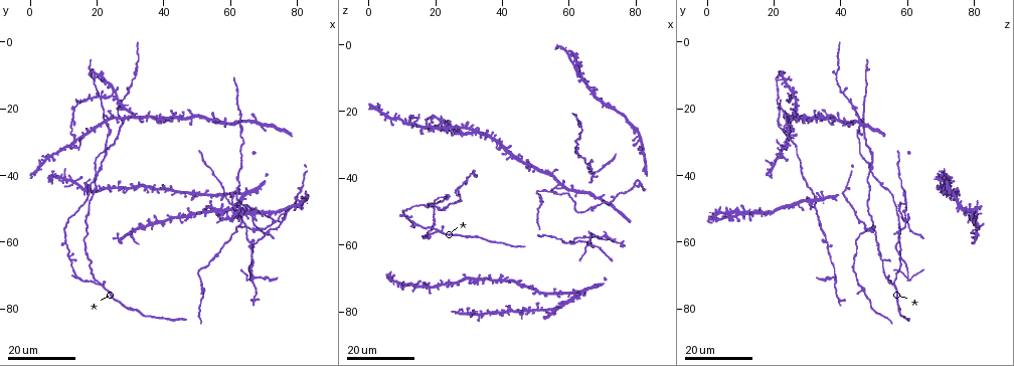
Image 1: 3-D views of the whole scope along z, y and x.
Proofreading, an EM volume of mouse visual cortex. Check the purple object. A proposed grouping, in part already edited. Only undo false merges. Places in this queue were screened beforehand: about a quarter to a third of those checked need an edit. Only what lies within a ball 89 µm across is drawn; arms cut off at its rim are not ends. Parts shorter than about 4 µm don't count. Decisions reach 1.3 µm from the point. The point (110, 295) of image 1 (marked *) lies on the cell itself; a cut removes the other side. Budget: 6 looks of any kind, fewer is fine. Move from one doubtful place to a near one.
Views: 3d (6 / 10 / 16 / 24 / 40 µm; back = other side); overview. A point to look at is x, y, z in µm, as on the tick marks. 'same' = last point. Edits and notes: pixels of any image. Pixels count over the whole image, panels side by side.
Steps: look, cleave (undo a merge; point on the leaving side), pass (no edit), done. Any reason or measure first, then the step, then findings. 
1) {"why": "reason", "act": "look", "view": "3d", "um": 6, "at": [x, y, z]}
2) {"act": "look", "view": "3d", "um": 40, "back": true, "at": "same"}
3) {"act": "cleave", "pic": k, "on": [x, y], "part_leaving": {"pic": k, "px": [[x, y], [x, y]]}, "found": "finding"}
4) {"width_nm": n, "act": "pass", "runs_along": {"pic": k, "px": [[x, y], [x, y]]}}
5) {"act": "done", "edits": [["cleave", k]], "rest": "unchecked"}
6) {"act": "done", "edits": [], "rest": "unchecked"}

{"why": "two arms in line, one across", "act": "look", "view": "3d", "um": 24, "at": [21.0, 72.0, 56.5]}

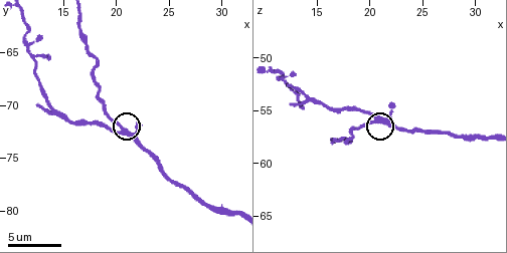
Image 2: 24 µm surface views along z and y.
{"act": "look", "view": "3d", "um": 6, "at": [20.6, 72.2, 56.0]}

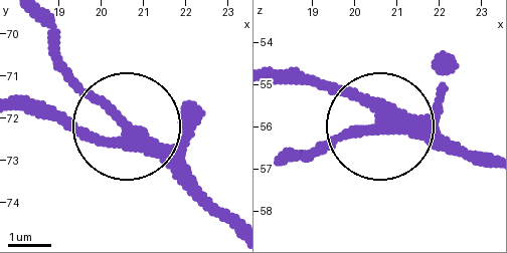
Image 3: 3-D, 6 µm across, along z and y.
{"width_nm": 320, "act": "pass", "runs_along": {"pic": 3, "px": [[488, 161], [391, 129], [337, 136], [308, 158]]}, "found": "continuous, no second cell"}

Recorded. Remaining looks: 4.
{"why": "four-way junction", "act": "look", "view": "3d", "um": 24, "at": [55.0, 24.0, 38.5]}

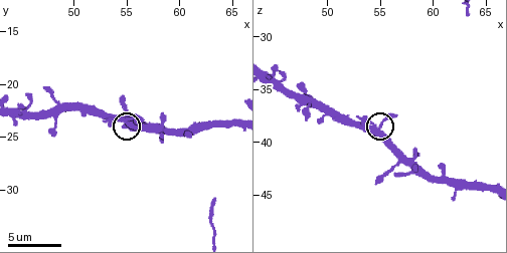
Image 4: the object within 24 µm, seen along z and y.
{"act": "look", "view": "3d", "um": 10, "at": [54.8, 23.4, 38.6]}

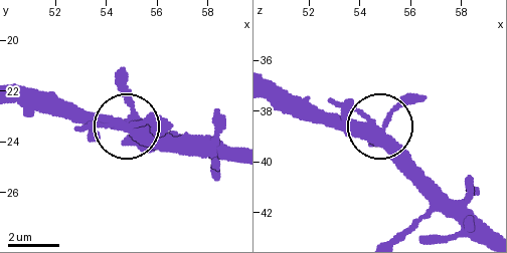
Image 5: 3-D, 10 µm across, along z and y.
{"side_arm_um": 82, "arms": 4, "act": "pass", "found": "continuous, no second cell"}

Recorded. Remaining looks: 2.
{"why": "four arms meet", "act": "look", "view": "3d", "um": 24, "at": [61.0, 49.5, 59.0]}

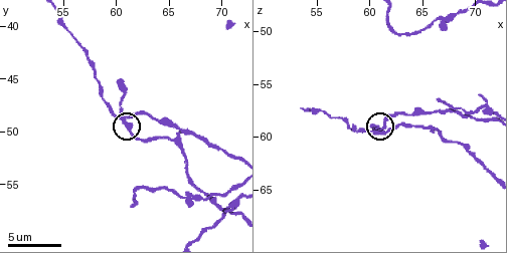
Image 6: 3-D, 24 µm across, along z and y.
{"act": "look", "view": "3d", "um": 10, "at": [60.8, 49.0, 59.6]}

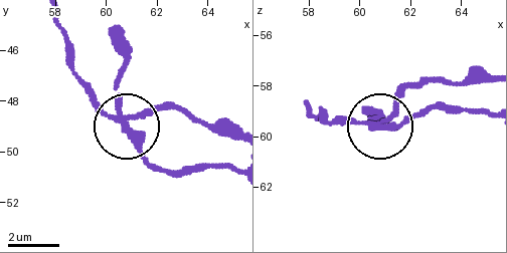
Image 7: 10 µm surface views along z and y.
{"act": "cleave", "pic": 7, "on": [93, 95], "part_leaving": {"pic": 7, "px": [[122, 116], [185, 110], [210, 123], [236, 125]]}, "found": "a second cell is stuck on"}

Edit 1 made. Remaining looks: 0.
{"act": "done", "edits": [["cleave", 7]], "rest": "unchecked"}

